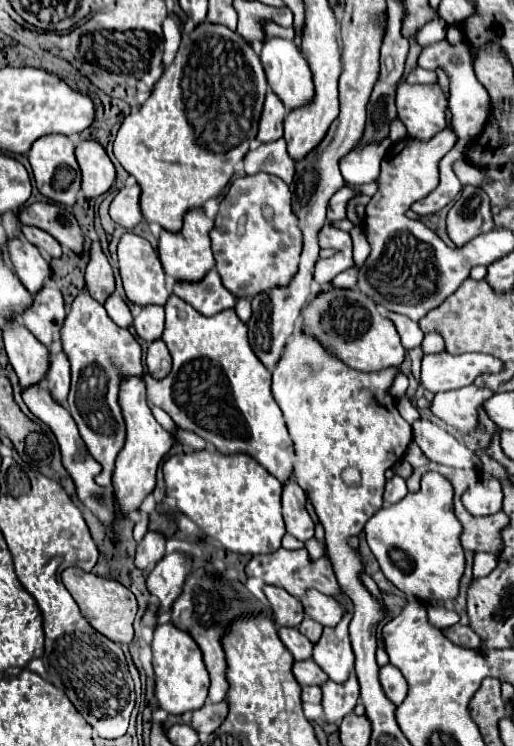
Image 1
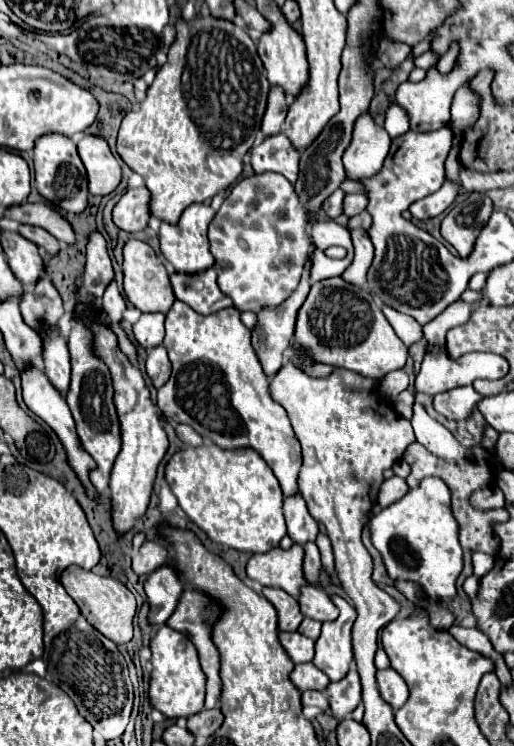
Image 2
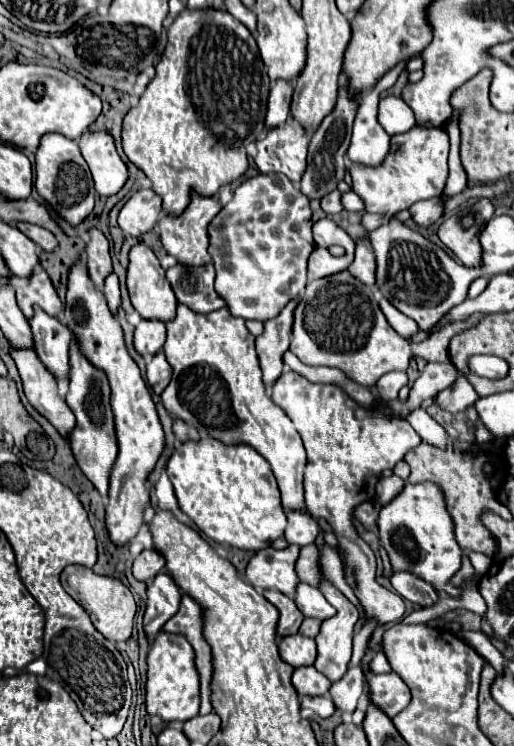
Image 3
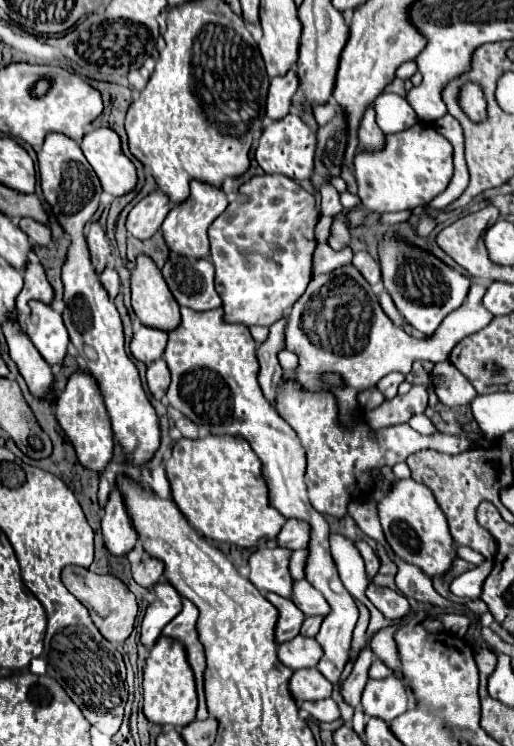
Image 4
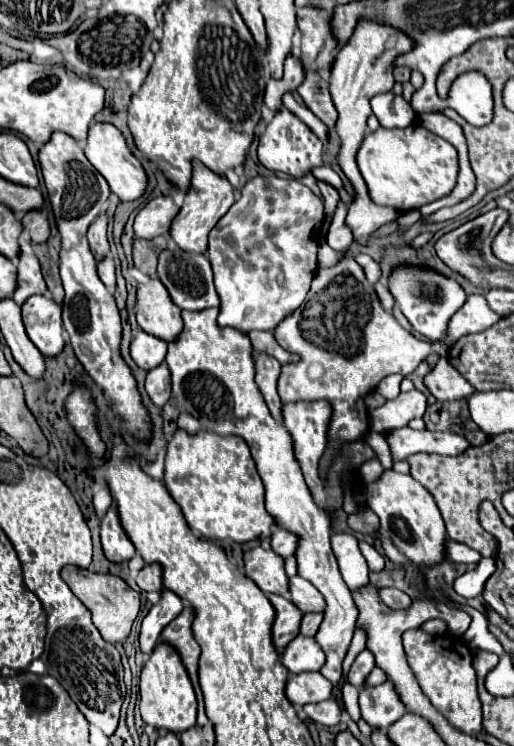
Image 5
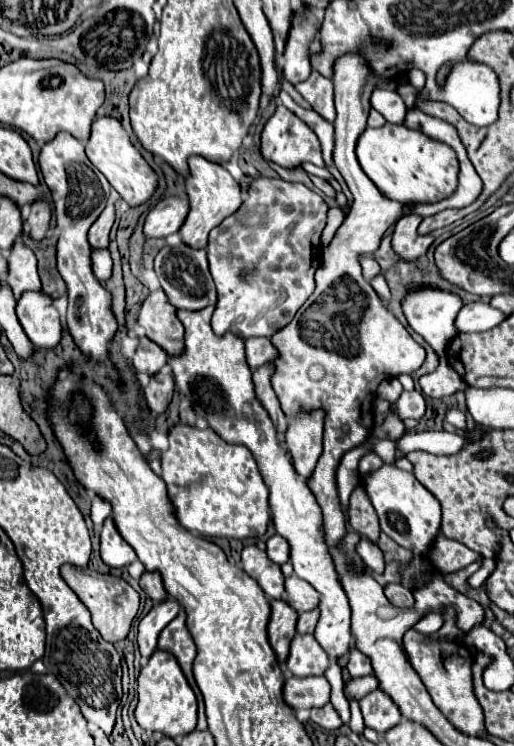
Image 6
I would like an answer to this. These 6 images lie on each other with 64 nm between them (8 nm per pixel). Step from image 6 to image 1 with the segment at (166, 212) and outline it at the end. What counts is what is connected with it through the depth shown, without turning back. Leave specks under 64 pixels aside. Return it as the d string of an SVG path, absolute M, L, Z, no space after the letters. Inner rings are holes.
M136 184L122 186L110 204L110 216L124 228L134 228L142 220L140 212L140 188Z

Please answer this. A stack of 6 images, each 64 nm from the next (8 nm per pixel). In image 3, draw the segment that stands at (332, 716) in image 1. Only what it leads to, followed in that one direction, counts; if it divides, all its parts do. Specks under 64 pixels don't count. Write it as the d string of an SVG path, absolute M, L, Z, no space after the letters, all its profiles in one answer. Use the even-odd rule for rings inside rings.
M360 666L350 668L342 680L330 686L330 696L336 704L336 710L344 714L350 714L356 710L356 702L362 696L362 692L364 692L364 674Z

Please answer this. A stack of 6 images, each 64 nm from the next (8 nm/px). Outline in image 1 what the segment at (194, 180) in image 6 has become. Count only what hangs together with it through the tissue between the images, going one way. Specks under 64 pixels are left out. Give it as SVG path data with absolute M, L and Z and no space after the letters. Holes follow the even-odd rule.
M202 208L190 210L184 216L184 228L178 234L172 234L168 230L162 230L160 234L160 242L158 242L158 256L164 268L164 274L176 282L198 282L204 278L204 274L208 274L214 268L214 256L210 250L210 230L212 230L214 222L208 220L208 216L204 214Z

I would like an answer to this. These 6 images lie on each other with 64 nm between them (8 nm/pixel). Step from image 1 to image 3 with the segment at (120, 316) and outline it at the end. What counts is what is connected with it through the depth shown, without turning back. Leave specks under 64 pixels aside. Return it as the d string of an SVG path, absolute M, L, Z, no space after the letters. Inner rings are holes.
M110 274L110 276L106 278L104 298L106 298L106 302L108 302L110 312L116 316L116 312L118 312L118 308L120 308L120 286L118 286L118 276L116 276L116 274Z

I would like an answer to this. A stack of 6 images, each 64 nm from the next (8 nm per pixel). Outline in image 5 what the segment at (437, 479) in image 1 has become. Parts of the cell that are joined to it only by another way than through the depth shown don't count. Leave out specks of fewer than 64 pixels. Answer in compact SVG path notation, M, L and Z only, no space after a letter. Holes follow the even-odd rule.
M388 470L368 486L368 506L380 518L380 526L388 532L400 552L418 566L436 566L446 560L446 528L432 494L410 474Z

